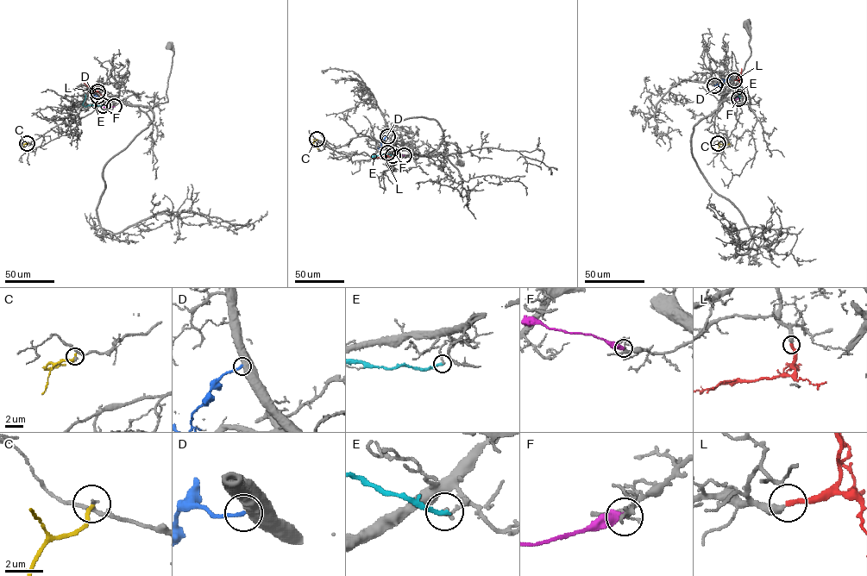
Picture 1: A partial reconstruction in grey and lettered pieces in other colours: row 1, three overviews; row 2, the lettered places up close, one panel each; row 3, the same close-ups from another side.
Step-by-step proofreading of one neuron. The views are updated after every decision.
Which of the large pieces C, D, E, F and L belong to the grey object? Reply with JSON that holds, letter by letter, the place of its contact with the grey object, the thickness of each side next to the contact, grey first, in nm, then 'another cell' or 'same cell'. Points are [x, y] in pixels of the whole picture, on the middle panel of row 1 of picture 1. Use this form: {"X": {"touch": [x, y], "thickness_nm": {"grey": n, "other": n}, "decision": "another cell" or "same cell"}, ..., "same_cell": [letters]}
{"C": {"touch": [317, 139], "thickness_nm": {"grey": 160, "other": 220}, "decision": "another cell"}, "D": {"touch": [387, 136], "thickness_nm": {"grey": 750, "other": 200}, "decision": "another cell"}, "E": {"touch": [392, 155], "thickness_nm": {"grey": 150, "other": 260}, "decision": "another cell"}, "F": {"touch": [404, 155], "thickness_nm": {"grey": 180, "other": 400}, "decision": "another cell"}, "L": {"touch": [387, 153], "thickness_nm": {"grey": 400, "other": 280}, "decision": "same cell"}, "same_cell": ["L"]}

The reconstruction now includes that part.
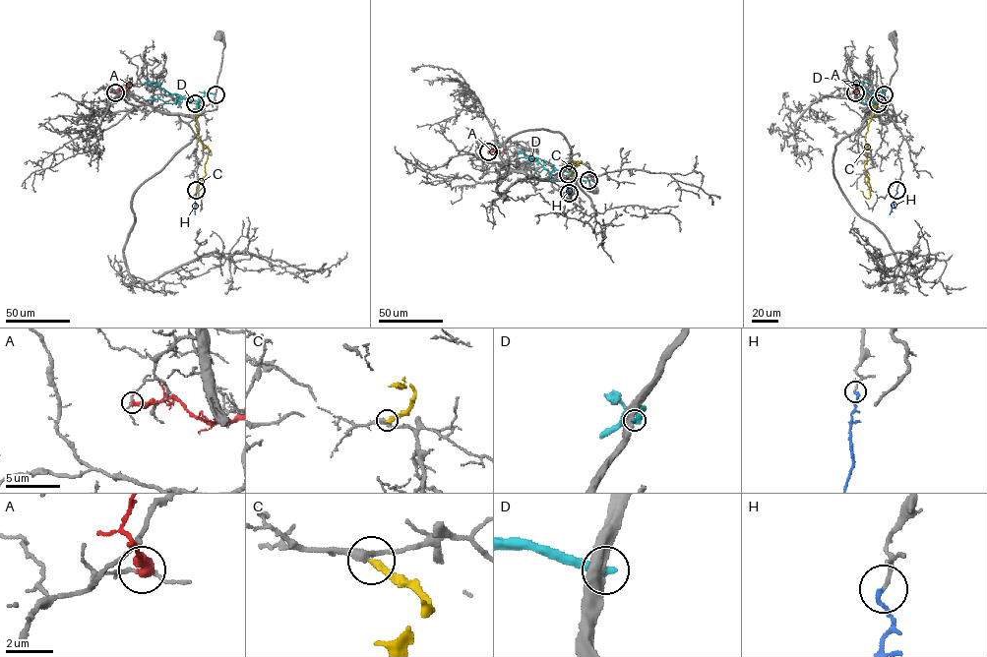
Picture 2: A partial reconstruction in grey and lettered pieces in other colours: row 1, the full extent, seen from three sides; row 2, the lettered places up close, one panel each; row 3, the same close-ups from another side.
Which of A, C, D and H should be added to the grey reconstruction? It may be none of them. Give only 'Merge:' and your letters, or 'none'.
Merge: H

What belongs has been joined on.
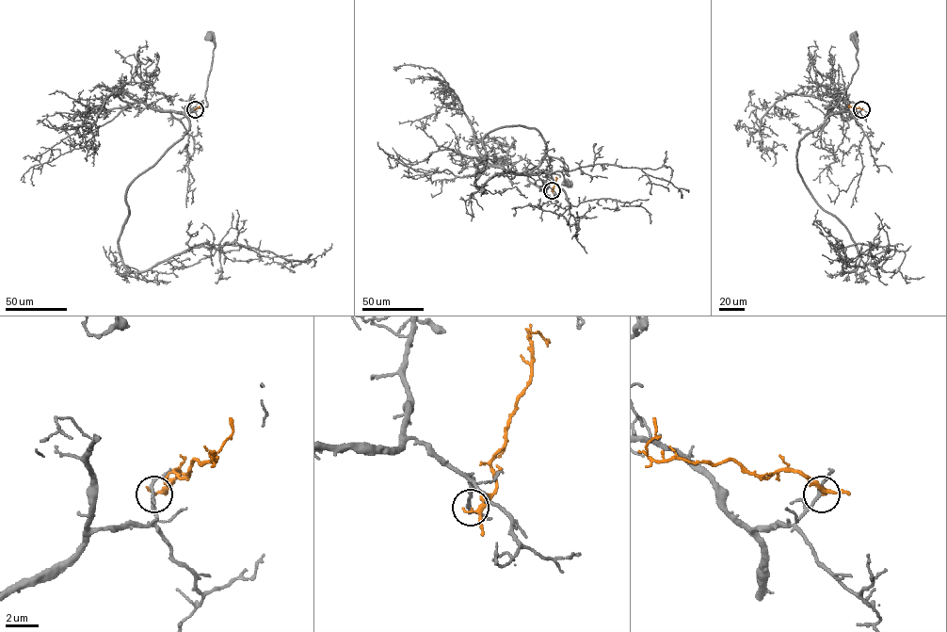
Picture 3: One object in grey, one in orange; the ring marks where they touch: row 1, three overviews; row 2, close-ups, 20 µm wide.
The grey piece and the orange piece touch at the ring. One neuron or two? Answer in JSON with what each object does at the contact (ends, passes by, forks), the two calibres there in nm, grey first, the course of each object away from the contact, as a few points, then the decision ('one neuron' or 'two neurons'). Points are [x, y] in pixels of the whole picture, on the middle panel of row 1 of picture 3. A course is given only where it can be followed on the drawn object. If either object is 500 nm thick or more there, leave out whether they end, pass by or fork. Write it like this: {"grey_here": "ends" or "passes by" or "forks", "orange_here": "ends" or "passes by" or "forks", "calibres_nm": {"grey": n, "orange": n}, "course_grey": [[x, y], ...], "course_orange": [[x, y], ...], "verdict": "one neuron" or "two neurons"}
{"grey_here": "passes by", "orange_here": "passes by", "calibres_nm": {"grey": 190, "orange": 180}, "course_grey": [[552, 190], [528, 179], [544, 156], [563, 163], [564, 179], [571, 186], [566, 183]], "course_orange": [[552, 190], [557, 178]], "verdict": "two neurons"}

